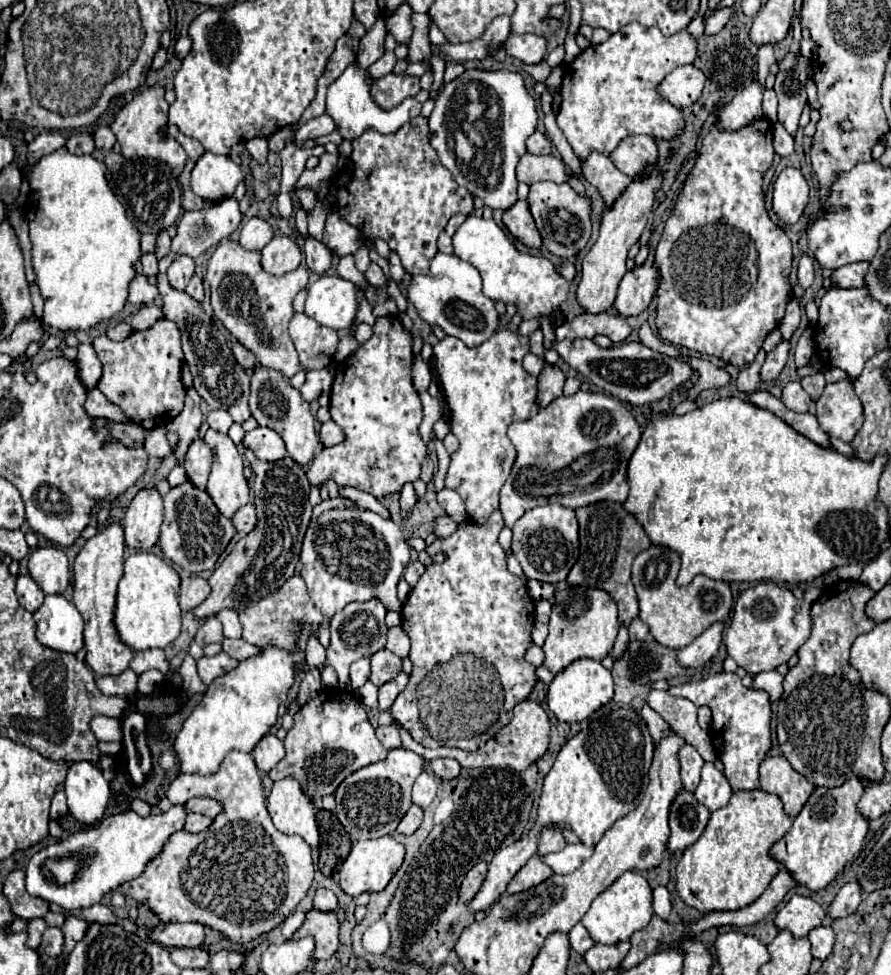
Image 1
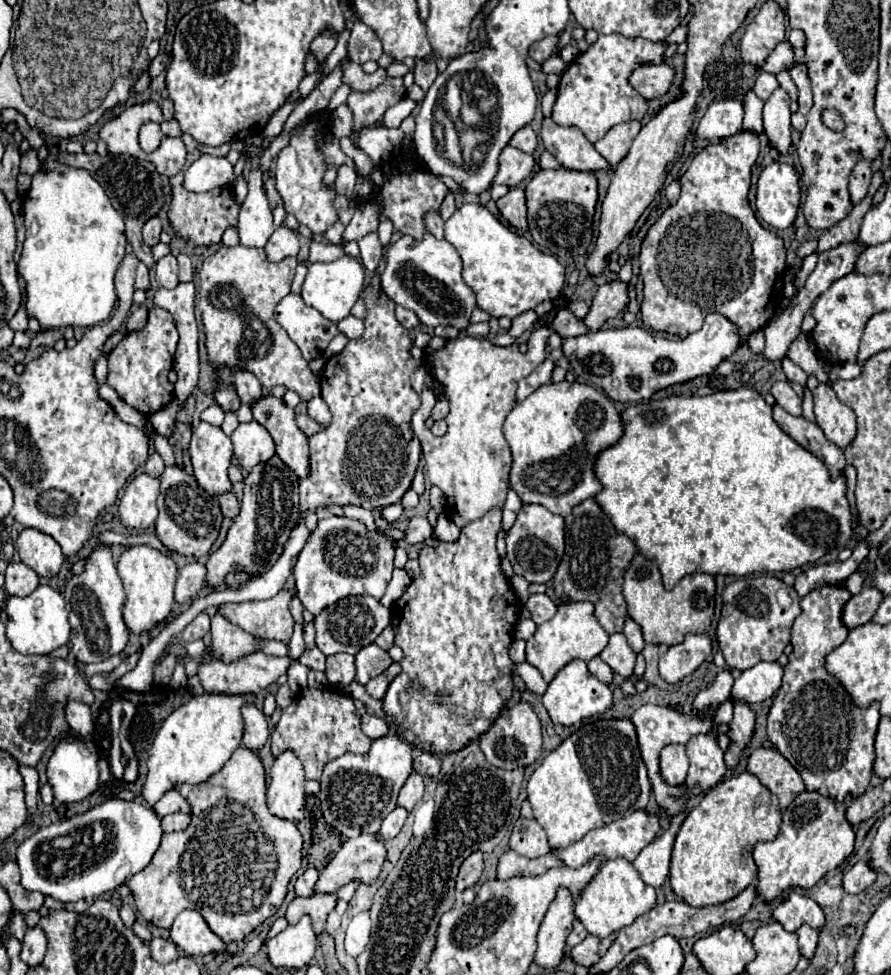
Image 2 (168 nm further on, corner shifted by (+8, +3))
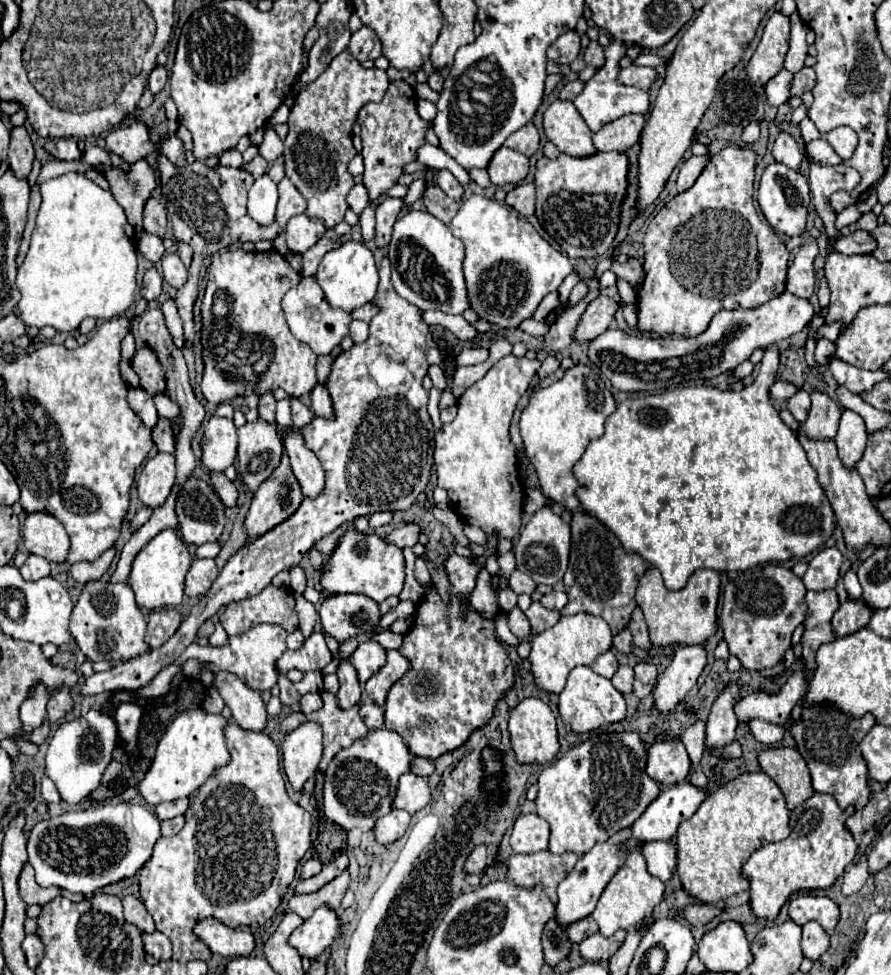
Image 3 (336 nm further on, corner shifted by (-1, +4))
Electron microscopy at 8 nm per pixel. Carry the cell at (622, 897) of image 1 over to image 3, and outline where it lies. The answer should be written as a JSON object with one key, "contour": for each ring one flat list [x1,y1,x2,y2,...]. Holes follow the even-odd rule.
{"contour":[[631,851,627,855,625,863,619,867,619,871,607,883,591,917,597,921,599,933,603,933,605,937,611,937,619,929,633,931,633,927,639,927,645,919,651,917,655,905,659,905,663,899,663,891,665,891,665,885,657,877,647,873,645,859,643,859,641,851]]}

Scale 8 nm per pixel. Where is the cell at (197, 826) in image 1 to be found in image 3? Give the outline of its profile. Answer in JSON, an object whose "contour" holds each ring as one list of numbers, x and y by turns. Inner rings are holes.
{"contour":[[183,815,173,817,173,819,161,823,161,833,163,833,165,837,173,837,173,835,177,835,177,833,183,829,183,825,185,825,185,817,183,817]]}

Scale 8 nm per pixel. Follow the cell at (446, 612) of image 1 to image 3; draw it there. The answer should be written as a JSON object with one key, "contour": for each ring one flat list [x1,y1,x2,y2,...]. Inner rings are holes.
{"contour":[[489,533,487,543,483,547,485,551,477,559,459,557,455,553,449,555,445,561,447,577,449,577,449,603,445,603,439,597,437,587,431,585,429,593,425,593,423,599,417,603,415,619,403,637,403,645,399,651,409,659,411,669,391,687,391,691,387,695,385,727,391,731,397,731,405,739,405,743,409,745,413,755,437,759,443,753,455,751,461,745,465,745,473,731,485,727,491,721,497,701,503,699,503,695,515,683,515,667,513,667,505,647,501,645,501,641,495,635,493,621,481,619,481,615,471,607,471,603,461,601,461,595,469,597,473,593,479,571,485,567,485,561,489,557,497,555,497,543,499,543,499,537,495,533]]}

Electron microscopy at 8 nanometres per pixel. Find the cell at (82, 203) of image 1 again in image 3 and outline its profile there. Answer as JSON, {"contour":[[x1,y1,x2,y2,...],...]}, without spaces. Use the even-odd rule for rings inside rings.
{"contour":[[65,173,61,177,55,177,55,179,49,179,45,183,39,185,39,191,41,191,41,209,39,209,39,215,37,215,37,227,33,231,33,237,31,237,31,249,23,261,23,265,19,267,19,273,17,273,17,287,21,291,21,303,19,303,19,313,21,313,21,321,27,325,27,327,45,327,45,325,51,325,55,327,57,331,75,331,79,327,79,323,85,319,85,317,93,317,93,319,113,319,121,313,125,313,129,309,129,305,133,303,135,299,135,289,137,289,137,283,135,283,135,273,137,273,137,251,135,251,135,231,133,227,127,223,127,217,125,217,125,211,123,207,115,201,115,197,111,195,109,189,101,189,99,185,95,185,91,179,87,179,83,173]]}

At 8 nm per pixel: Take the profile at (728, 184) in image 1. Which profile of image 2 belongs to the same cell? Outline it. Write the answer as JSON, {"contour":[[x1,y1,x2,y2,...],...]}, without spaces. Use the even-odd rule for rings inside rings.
{"contour":[[740,132,740,134,734,134,734,136,728,136,724,138,722,142,718,142,716,146,706,146,700,154,696,154,696,158,692,160,690,168,686,170,686,174,680,178,682,180,682,196,676,204,670,204,658,218,656,222,648,228,644,240,642,240,642,248,640,248,640,276,644,280,644,300,642,300,642,306,640,306,640,314,642,314,642,322,646,328,652,328,652,330,662,330,662,332,670,332,670,334,676,334,680,338,696,332,702,328,702,322,704,322,704,316,706,314,712,314,712,312,720,312,724,314,730,322,734,322,742,334,742,338,748,338,752,332,764,328,768,324,768,320,774,316,776,308,778,308,778,302,782,302,784,294,782,294,782,286,784,286,784,272,786,272,786,248,782,244,782,238,772,232,772,230,766,230,754,216,752,208,750,208,750,202,748,202,748,190,750,190,750,168,752,164,756,162,758,158,758,152,760,152,760,142,758,142,758,136,754,132]]}

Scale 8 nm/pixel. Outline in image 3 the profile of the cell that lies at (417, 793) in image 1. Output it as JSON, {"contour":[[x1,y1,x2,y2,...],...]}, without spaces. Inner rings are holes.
{"contour":[[405,773,399,779,397,799,393,801,395,809,405,809,405,811,409,811,413,815,415,811,423,809,429,801,431,801,431,791,429,791,429,785,427,785,425,777]]}

